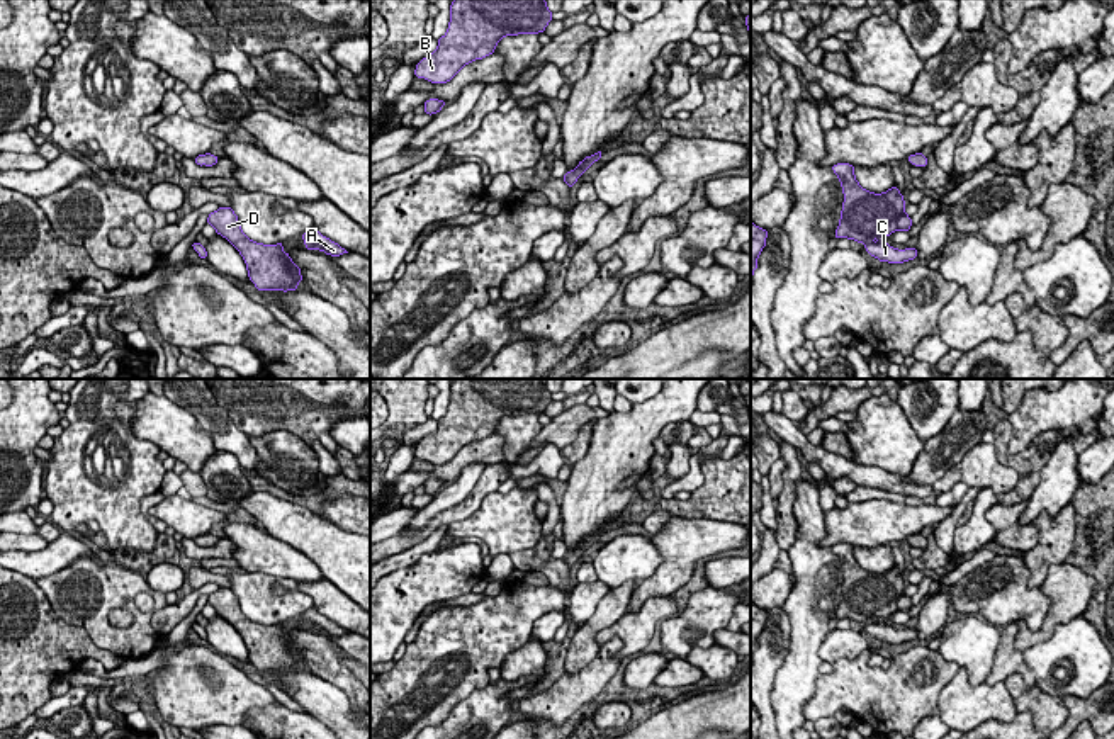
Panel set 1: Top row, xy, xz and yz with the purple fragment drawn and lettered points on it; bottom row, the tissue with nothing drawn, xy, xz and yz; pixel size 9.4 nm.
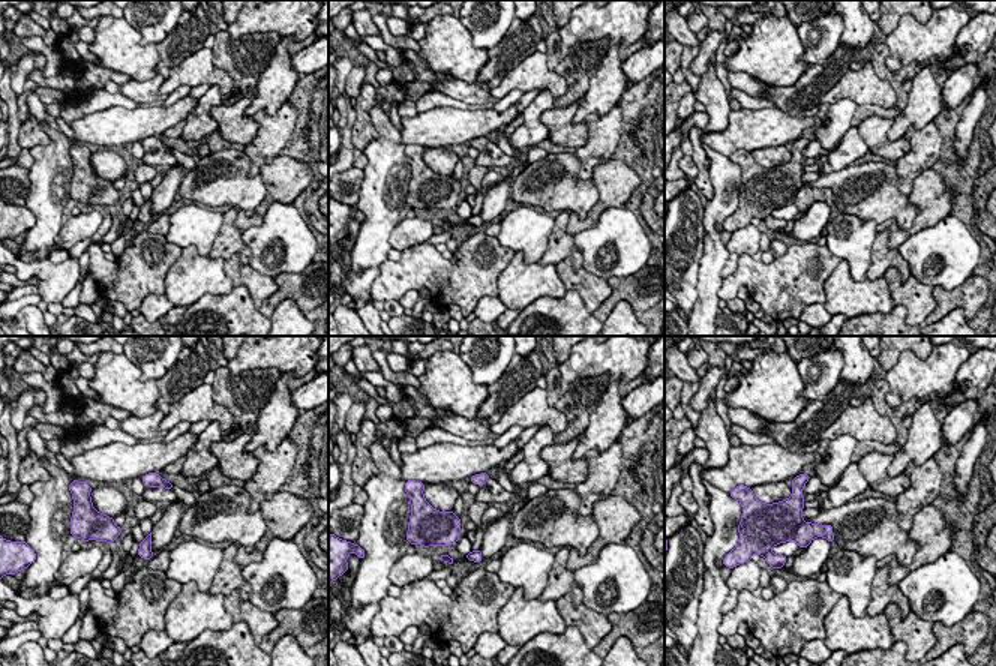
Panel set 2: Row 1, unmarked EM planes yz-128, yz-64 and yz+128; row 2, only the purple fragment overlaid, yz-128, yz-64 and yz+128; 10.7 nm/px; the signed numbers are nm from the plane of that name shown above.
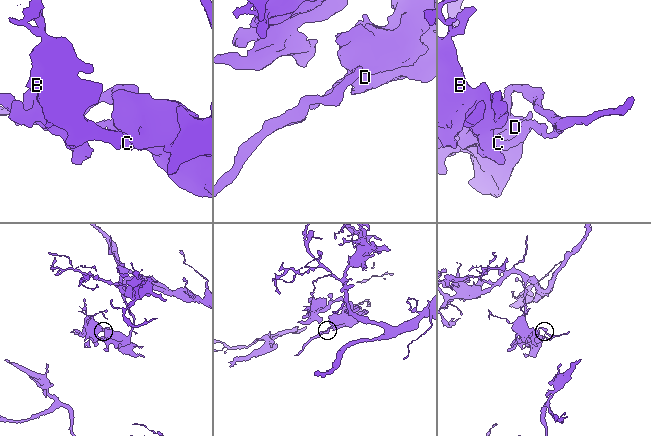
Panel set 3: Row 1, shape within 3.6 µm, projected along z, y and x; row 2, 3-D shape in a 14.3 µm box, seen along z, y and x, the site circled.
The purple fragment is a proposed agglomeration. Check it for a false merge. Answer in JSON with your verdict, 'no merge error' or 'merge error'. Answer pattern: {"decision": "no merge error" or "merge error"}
{"decision": "no merge error"}

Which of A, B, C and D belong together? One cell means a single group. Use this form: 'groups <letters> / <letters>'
groups A B C D

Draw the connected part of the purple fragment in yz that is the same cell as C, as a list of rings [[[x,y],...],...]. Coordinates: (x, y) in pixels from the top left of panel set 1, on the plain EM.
[[[849,544],[832,545],[832,550],[844,574],[836,618],[864,623],[864,630],[880,642],[903,644],[917,639],[915,627],[897,630],[883,622],[897,610],[909,612],[912,606],[910,596],[905,595],[903,574],[895,566],[883,574],[868,573],[858,564]]]

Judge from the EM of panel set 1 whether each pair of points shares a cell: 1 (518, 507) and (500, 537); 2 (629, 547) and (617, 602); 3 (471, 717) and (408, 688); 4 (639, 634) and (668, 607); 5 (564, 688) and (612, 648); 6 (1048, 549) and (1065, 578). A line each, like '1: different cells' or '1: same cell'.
1: same cell
2: different cells
3: different cells
4: same cell
5: same cell
6: different cells

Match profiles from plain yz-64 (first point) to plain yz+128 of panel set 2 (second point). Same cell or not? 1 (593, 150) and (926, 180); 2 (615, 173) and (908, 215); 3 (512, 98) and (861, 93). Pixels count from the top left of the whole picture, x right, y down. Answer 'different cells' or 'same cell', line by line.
1: different cells
2: different cells
3: different cells

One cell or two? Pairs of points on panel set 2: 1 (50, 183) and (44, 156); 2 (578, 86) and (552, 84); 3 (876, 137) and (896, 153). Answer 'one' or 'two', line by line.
1: one
2: two
3: one

